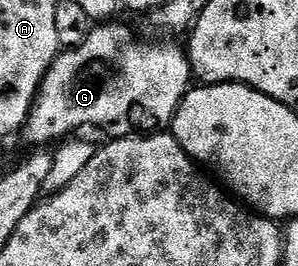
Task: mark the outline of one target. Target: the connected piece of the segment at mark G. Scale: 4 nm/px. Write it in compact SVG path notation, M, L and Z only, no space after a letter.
M101 24L90 29L83 44L62 49L58 53L41 81L41 87L37 89L29 119L23 127L23 135L30 142L30 147L48 147L48 142L68 139L84 131L81 130L84 126L94 126L109 134L105 136L115 139L152 134L172 123L179 104L191 89L188 53L173 42L148 42L145 38L136 38L125 26L111 25Z

